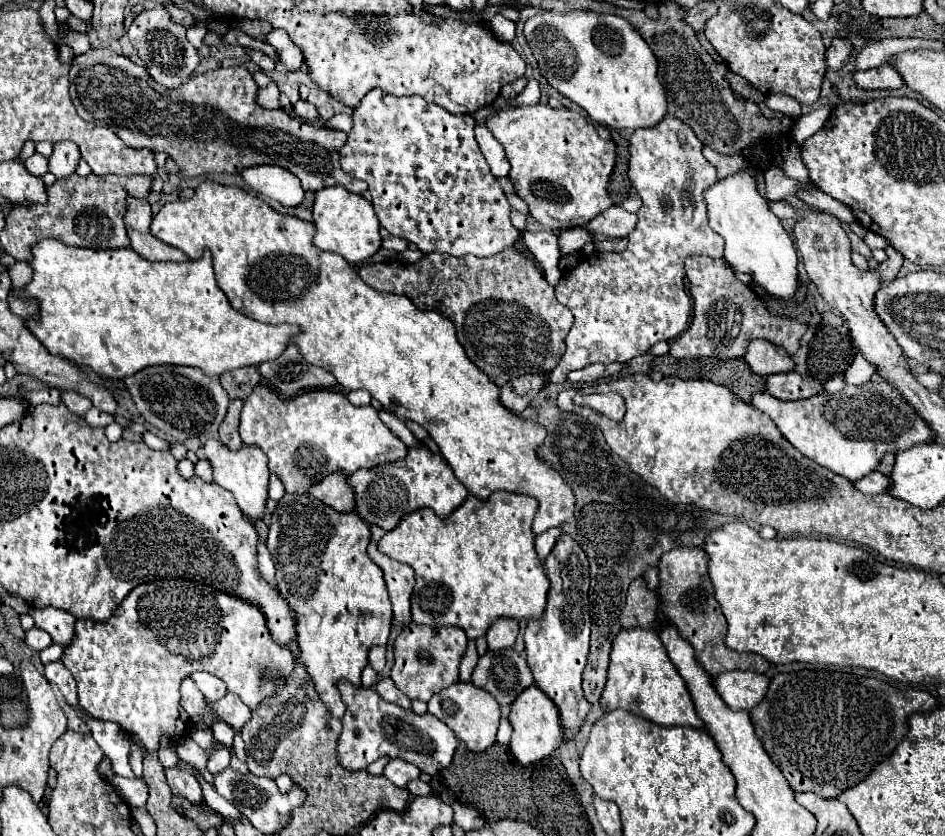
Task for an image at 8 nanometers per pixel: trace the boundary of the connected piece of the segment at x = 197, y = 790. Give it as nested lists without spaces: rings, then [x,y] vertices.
[[[168,768],[166,778],[168,778],[168,786],[170,786],[172,794],[186,798],[194,806],[202,806],[202,802],[204,802],[202,788],[200,788],[200,782],[192,774],[188,774],[186,770],[180,770],[180,768]]]

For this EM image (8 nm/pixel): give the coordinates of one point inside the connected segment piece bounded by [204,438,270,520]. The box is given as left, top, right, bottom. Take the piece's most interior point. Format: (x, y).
(245, 473)

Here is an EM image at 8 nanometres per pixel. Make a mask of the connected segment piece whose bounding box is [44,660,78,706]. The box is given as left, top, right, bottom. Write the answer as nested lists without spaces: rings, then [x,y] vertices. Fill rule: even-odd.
[[[60,660],[48,664],[44,676],[46,676],[48,682],[52,682],[52,684],[56,684],[56,686],[60,688],[60,692],[64,694],[64,698],[66,698],[66,702],[68,702],[70,706],[78,706],[78,698],[76,698],[76,682],[74,682],[70,670],[68,670]]]

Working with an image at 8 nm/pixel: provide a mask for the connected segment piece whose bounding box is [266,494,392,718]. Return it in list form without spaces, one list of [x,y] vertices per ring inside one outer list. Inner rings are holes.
[[[284,494],[276,510],[270,516],[266,546],[272,552],[276,564],[276,584],[290,608],[298,614],[298,644],[302,650],[302,662],[308,674],[314,676],[318,694],[334,716],[342,716],[346,706],[340,698],[336,682],[340,678],[360,686],[360,674],[368,664],[370,646],[382,646],[388,642],[392,624],[392,604],[386,592],[382,570],[370,560],[366,546],[370,542],[370,528],[358,518],[358,514],[342,514],[330,510],[330,506],[310,498],[308,494],[294,496]]]

